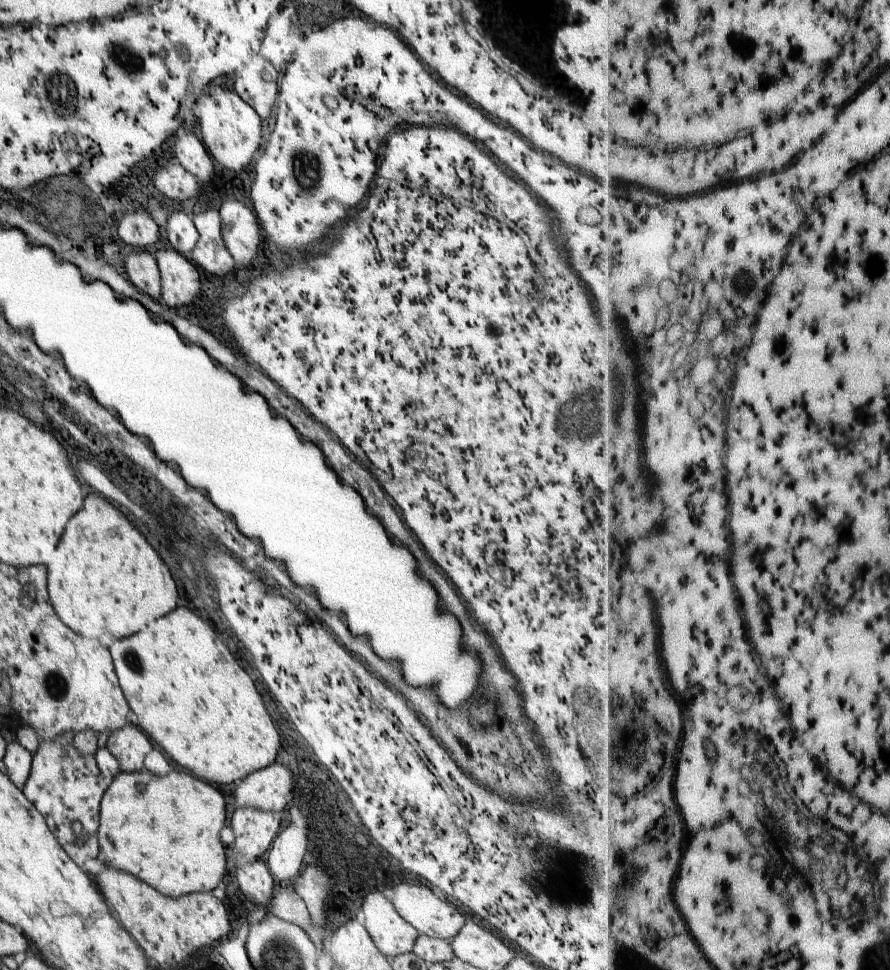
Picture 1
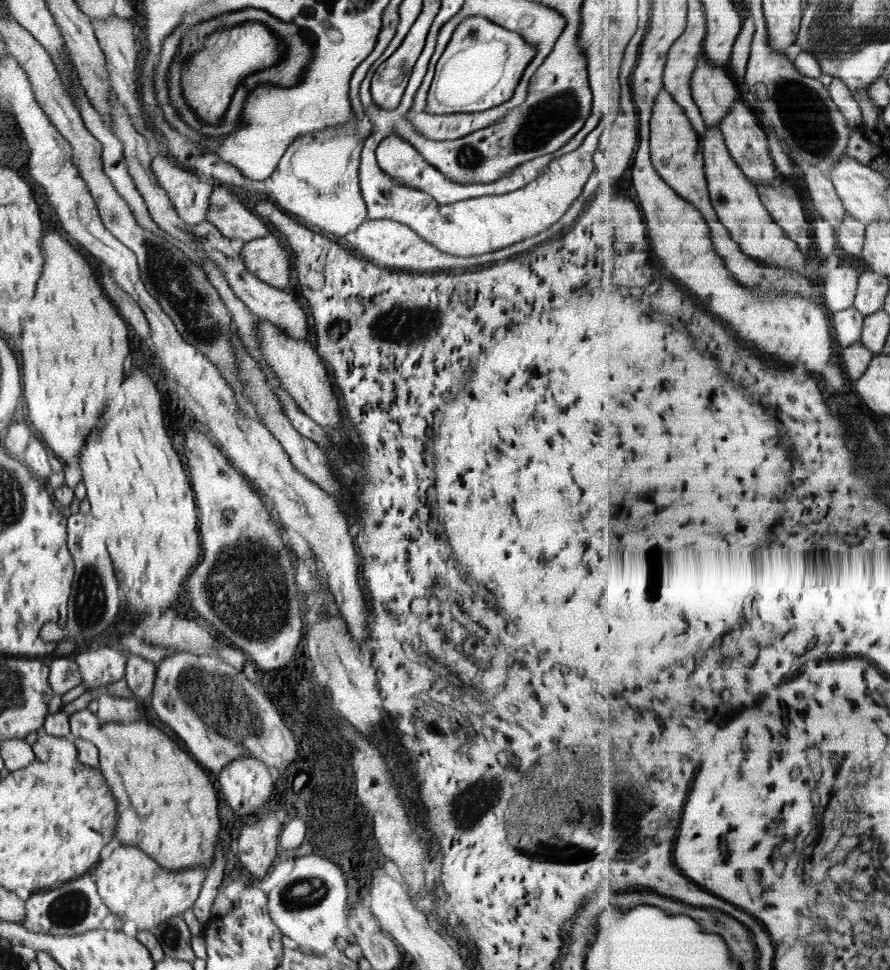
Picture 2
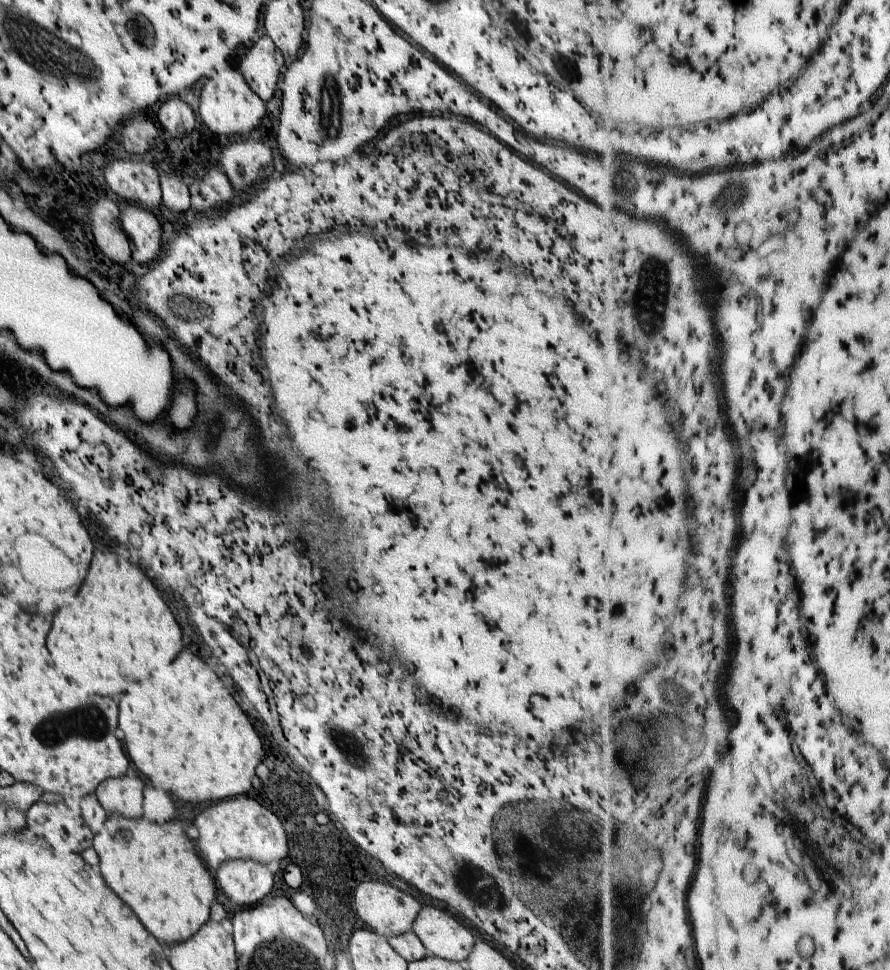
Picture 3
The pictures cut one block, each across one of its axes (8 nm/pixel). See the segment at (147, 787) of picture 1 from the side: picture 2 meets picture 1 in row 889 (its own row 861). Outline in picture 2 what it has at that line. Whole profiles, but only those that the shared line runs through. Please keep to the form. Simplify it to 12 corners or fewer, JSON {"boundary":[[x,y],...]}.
{"boundary":[[146,722],[92,742],[113,838],[164,870],[210,869],[223,832],[206,772]]}

